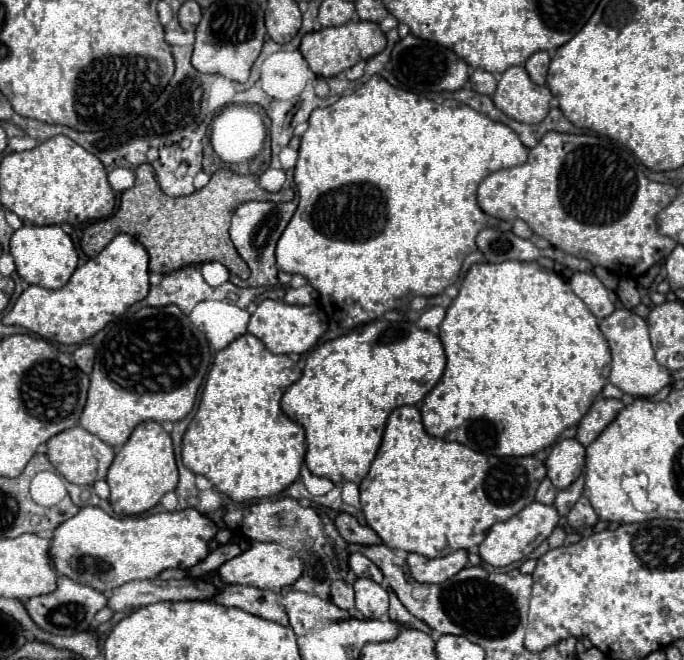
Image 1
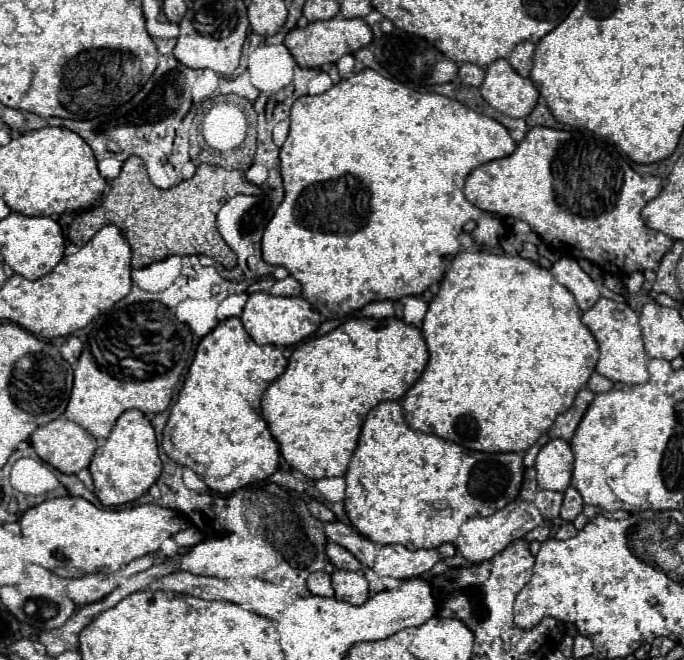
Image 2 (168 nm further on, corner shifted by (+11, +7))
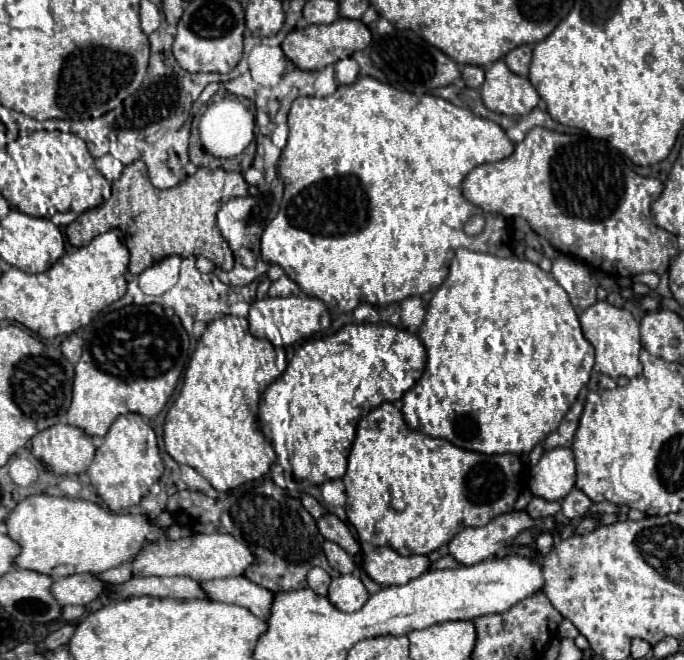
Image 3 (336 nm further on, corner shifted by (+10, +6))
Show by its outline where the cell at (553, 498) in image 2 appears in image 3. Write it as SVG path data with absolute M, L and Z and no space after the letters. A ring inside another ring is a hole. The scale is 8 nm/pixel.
M532 497L532 501L528 503L526 511L528 511L532 517L536 517L536 519L540 519L540 517L550 517L550 515L556 515L556 513L560 511L560 503L558 503L558 501L546 501L546 499L542 499L542 497Z

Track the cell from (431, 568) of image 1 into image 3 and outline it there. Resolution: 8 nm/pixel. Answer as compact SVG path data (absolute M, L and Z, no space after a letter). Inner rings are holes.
M374 547L364 553L364 569L372 581L382 587L406 585L428 571L430 559L426 555L400 555L392 547Z

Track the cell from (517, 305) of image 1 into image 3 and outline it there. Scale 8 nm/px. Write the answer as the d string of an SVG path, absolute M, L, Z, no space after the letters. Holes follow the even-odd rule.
M468 249L456 251L456 255L450 263L450 273L448 273L446 281L440 285L440 289L434 293L434 297L428 305L428 311L426 311L424 325L420 327L418 335L426 347L427 362L422 377L404 394L404 399L402 399L402 413L404 413L408 427L414 431L426 433L430 437L448 439L456 447L486 453L486 455L530 453L530 449L534 449L534 445L538 445L540 441L546 439L548 433L558 429L558 423L562 421L566 411L576 401L580 389L590 381L590 373L594 367L594 347L582 335L578 315L576 315L566 291L554 281L554 277L546 275L538 265L534 265L530 261L502 259L502 257L496 257L490 253L476 253L476 251L468 251Z

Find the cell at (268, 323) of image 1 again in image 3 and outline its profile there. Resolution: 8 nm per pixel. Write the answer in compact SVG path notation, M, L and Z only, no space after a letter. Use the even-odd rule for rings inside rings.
M264 297L250 305L250 333L258 339L267 339L274 346L288 346L327 329L331 315L324 303L314 297Z

